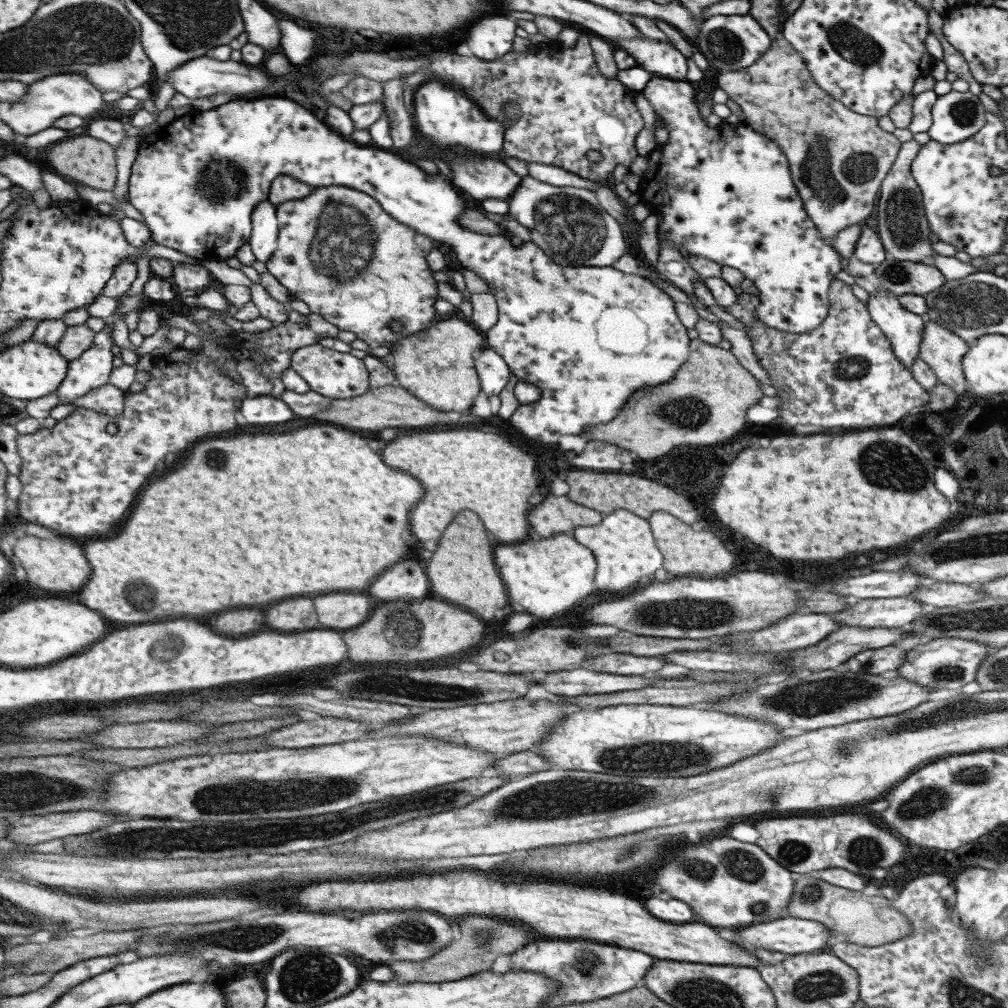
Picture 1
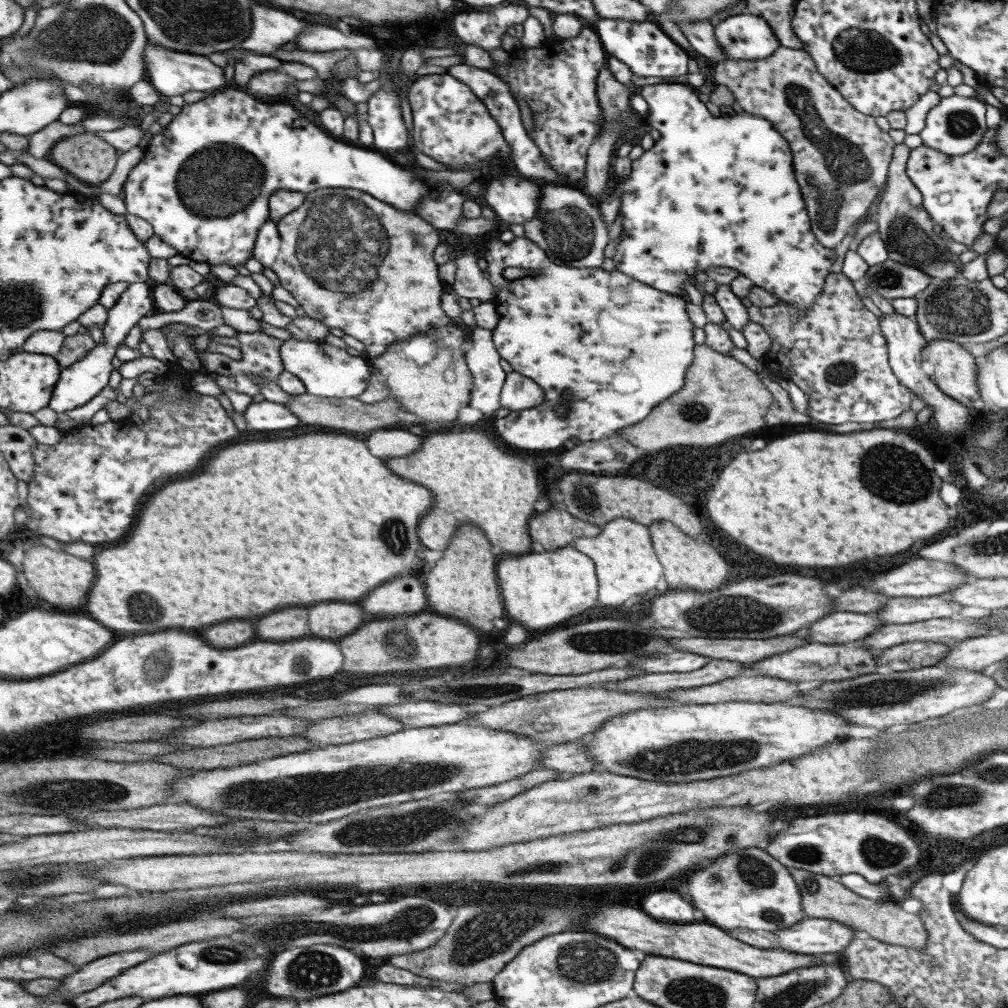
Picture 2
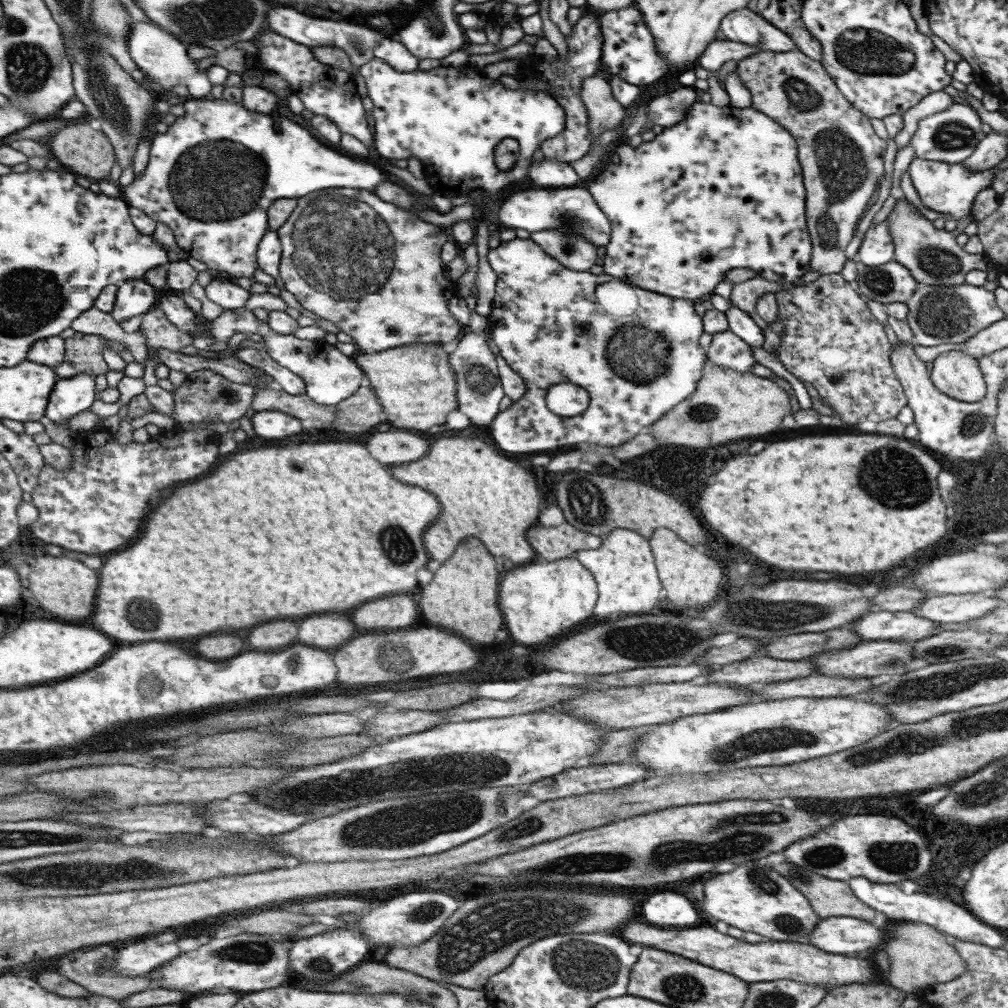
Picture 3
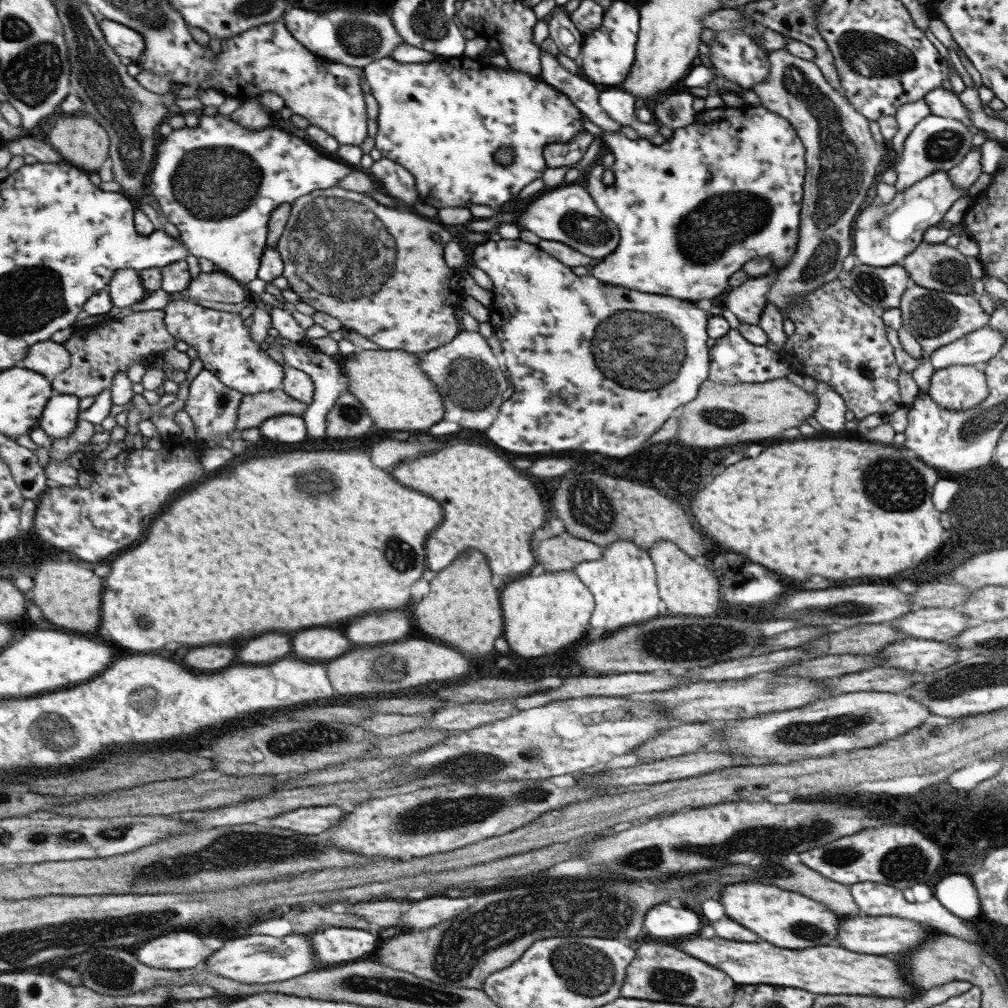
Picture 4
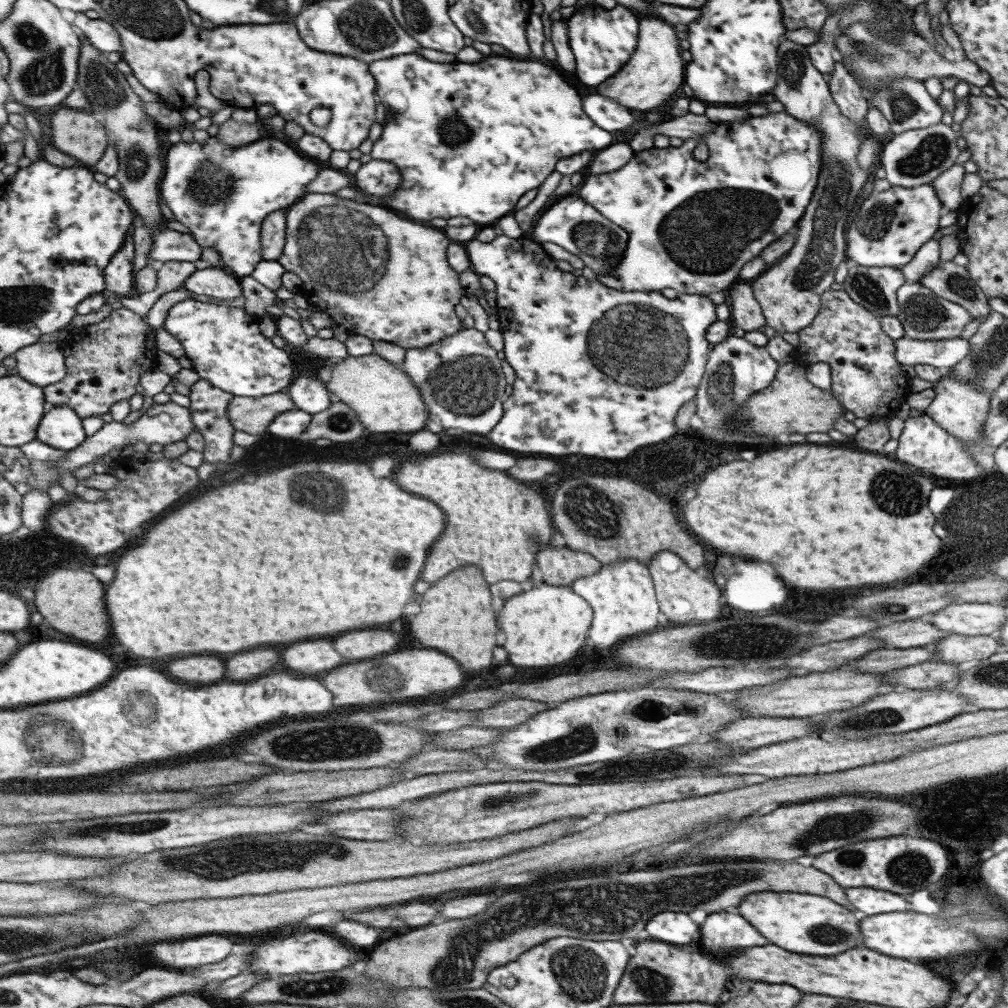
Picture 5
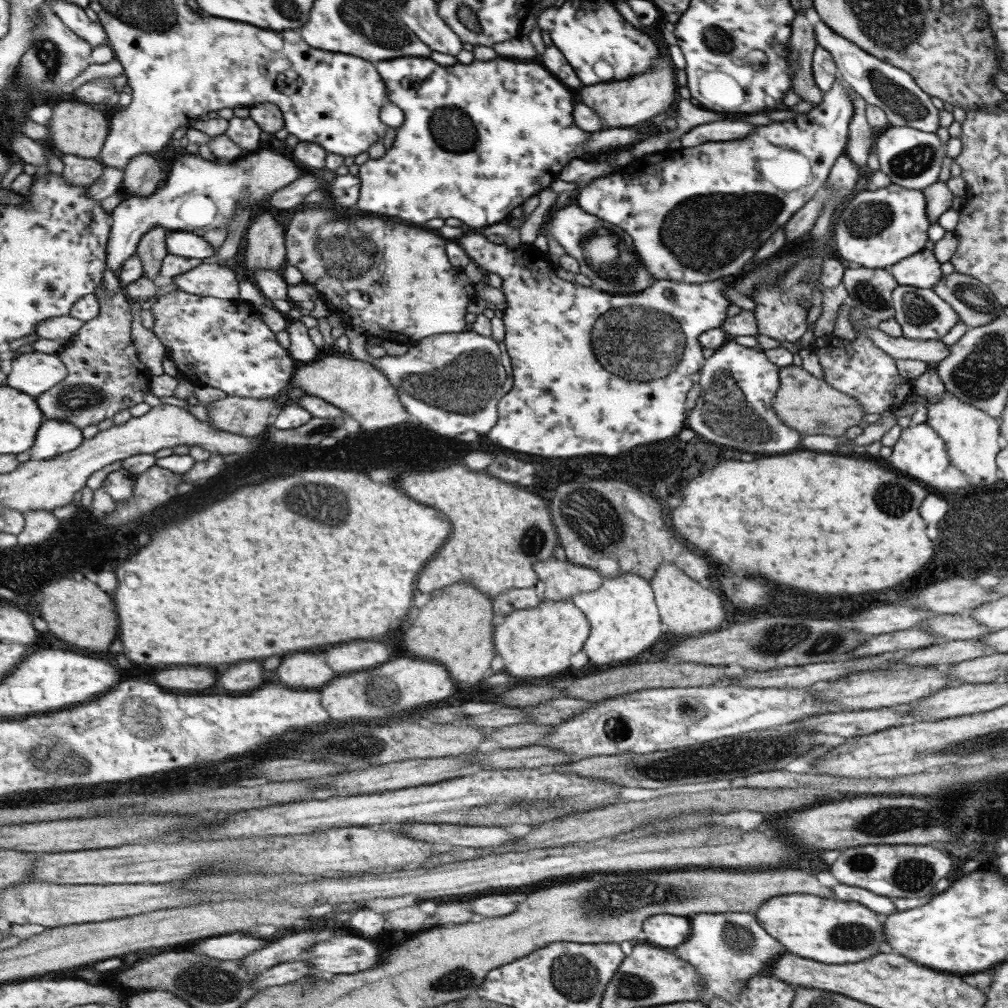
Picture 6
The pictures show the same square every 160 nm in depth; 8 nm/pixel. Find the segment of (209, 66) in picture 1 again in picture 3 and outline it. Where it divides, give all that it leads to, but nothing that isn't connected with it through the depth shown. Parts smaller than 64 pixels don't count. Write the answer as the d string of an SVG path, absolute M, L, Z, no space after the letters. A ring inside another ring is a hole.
M143 22L133 23L132 32L128 36L128 45L138 68L159 83L161 86L160 93L164 96L168 95L169 90L175 84L181 84L187 88L188 98L203 99L209 97L209 90L212 86L205 75L205 71L198 70L198 61L187 56L186 45L165 30L161 30L159 25Z

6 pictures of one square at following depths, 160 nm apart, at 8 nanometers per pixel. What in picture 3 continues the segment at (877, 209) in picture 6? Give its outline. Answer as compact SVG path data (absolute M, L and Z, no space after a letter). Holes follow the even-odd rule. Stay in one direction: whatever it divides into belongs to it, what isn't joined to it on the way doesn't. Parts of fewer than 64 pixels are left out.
M913 157L906 171L923 206L936 213L949 213L950 219L955 222L961 218L971 218L971 203L973 203L975 194L989 187L997 173L994 167L972 171L962 163L947 164L917 157ZM883 220L865 231L855 258L864 266L880 266L891 262L894 255L892 242L887 220Z

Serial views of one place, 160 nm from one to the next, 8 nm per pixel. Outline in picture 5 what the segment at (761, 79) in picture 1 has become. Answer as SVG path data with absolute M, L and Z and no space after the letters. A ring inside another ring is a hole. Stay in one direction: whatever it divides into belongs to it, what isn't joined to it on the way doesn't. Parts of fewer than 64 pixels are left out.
M781 40L776 54L776 81L770 93L774 100L783 104L783 110L793 118L797 118L814 126L820 132L820 169L811 195L811 200L805 208L801 219L798 221L799 230L795 243L786 254L775 264L765 269L764 272L749 282L753 291L753 298L759 303L765 325L773 328L776 333L799 332L813 320L820 305L820 294L829 289L834 282L835 268L846 259L846 242L843 228L847 217L857 206L859 190L867 180L867 171L859 166L856 161L860 143L867 135L865 128L849 120L841 114L839 107L831 98L828 81L811 64L806 46L795 44L790 40Z

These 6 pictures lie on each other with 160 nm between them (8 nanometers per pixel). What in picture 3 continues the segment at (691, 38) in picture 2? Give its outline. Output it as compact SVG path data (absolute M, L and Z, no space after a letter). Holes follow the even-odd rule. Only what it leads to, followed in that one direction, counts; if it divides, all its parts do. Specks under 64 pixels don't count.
M713 39L707 43L703 52L696 59L701 68L707 71L717 71L721 64L725 64L729 60L738 61L757 52L759 52L758 48L750 44L741 44L727 39Z

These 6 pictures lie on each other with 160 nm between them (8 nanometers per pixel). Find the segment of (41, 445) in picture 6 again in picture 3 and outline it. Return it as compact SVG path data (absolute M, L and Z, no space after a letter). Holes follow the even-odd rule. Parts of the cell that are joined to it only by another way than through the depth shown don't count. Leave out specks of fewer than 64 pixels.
M81 373L77 377L58 379L46 415L54 422L75 417L93 406L97 400L97 375Z

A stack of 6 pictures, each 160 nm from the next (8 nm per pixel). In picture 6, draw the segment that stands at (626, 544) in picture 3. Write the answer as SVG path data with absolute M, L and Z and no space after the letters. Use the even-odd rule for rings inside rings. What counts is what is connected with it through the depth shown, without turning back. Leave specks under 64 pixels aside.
M622 573L615 578L602 579L595 590L574 594L569 599L590 624L583 650L592 665L600 668L621 666L625 660L643 651L655 650L664 642L661 621L648 581L633 573Z

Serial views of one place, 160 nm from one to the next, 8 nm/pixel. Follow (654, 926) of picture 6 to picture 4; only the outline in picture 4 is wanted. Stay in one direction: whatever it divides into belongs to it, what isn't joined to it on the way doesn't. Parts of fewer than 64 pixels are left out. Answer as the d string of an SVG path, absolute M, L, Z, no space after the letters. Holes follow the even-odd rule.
M659 904L647 910L643 918L645 934L653 934L655 938L669 938L667 942L675 941L675 938L691 937L699 930L699 918L695 912L687 908L677 908L669 904Z

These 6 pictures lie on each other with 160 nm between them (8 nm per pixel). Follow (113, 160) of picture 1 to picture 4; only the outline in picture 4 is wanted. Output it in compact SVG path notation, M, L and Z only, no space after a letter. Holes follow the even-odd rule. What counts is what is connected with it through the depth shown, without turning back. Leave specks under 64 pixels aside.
M90 115L61 118L51 132L51 142L66 162L87 172L98 171L110 157L110 134Z

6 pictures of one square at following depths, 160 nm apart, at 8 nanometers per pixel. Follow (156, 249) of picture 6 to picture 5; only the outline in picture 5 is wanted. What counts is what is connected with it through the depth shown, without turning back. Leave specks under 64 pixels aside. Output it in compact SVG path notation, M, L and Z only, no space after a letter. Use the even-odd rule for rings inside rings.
M83 34L82 54L79 65L77 86L89 99L89 108L103 121L104 126L114 137L114 144L121 159L121 166L116 174L121 183L119 193L128 200L138 218L145 222L145 228L158 235L164 218L159 210L159 179L162 175L162 166L159 162L159 131L161 128L147 114L145 102L135 94L131 84L127 82L125 74L118 68L118 63L109 62L107 53L99 50L90 43Z

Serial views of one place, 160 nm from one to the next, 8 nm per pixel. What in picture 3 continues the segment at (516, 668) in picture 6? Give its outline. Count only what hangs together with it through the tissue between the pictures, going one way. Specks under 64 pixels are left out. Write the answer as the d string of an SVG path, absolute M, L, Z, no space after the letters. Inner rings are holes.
M569 557L564 559L559 559L558 561L547 562L545 560L540 560L535 558L531 563L526 565L515 566L515 570L509 568L507 574L503 574L503 578L498 582L498 609L501 611L503 617L503 628L509 630L509 636L513 640L517 640L519 644L525 644L525 646L537 646L537 644L551 644L555 640L566 636L571 632L573 626L581 624L583 620L591 617L594 604L596 603L596 598L598 597L598 592L596 589L596 582L593 575L576 559L576 557Z

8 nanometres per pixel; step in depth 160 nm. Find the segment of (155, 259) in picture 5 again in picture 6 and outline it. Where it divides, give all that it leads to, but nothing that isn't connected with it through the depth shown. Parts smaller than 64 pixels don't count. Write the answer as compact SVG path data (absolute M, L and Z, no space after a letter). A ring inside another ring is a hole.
M168 232L164 243L167 254L199 259L216 254L216 250L211 250L211 246L201 236L187 232Z

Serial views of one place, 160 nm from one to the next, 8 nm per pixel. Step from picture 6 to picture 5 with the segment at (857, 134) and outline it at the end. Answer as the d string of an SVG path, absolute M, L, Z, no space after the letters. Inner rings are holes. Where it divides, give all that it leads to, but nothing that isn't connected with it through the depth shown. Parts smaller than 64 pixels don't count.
M835 62L827 81L831 98L841 114L865 128L864 116L868 111L868 104L857 81L841 63Z

